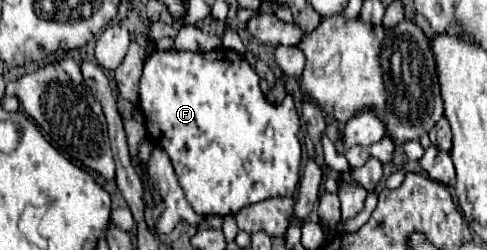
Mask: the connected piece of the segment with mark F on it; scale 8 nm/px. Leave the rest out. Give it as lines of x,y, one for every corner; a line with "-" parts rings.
218,48
212,52
180,52
180,50
166,50
166,52
152,52
146,62
144,62
144,74
140,80
140,106
142,106
142,114
144,114
144,126
148,132
148,138
152,140
152,144
164,148
174,164
176,176
180,180
180,186
192,206
192,210
206,218
206,216
226,216
226,214
236,214
240,208
256,204
260,200
266,198
274,198
274,196
294,196
298,182
300,182
300,142
298,142
298,130
300,130
300,120
292,102
292,96
286,96
284,102
280,106
270,104
264,94
258,88
260,76
250,68
250,64
236,54
234,50
226,50
226,48

